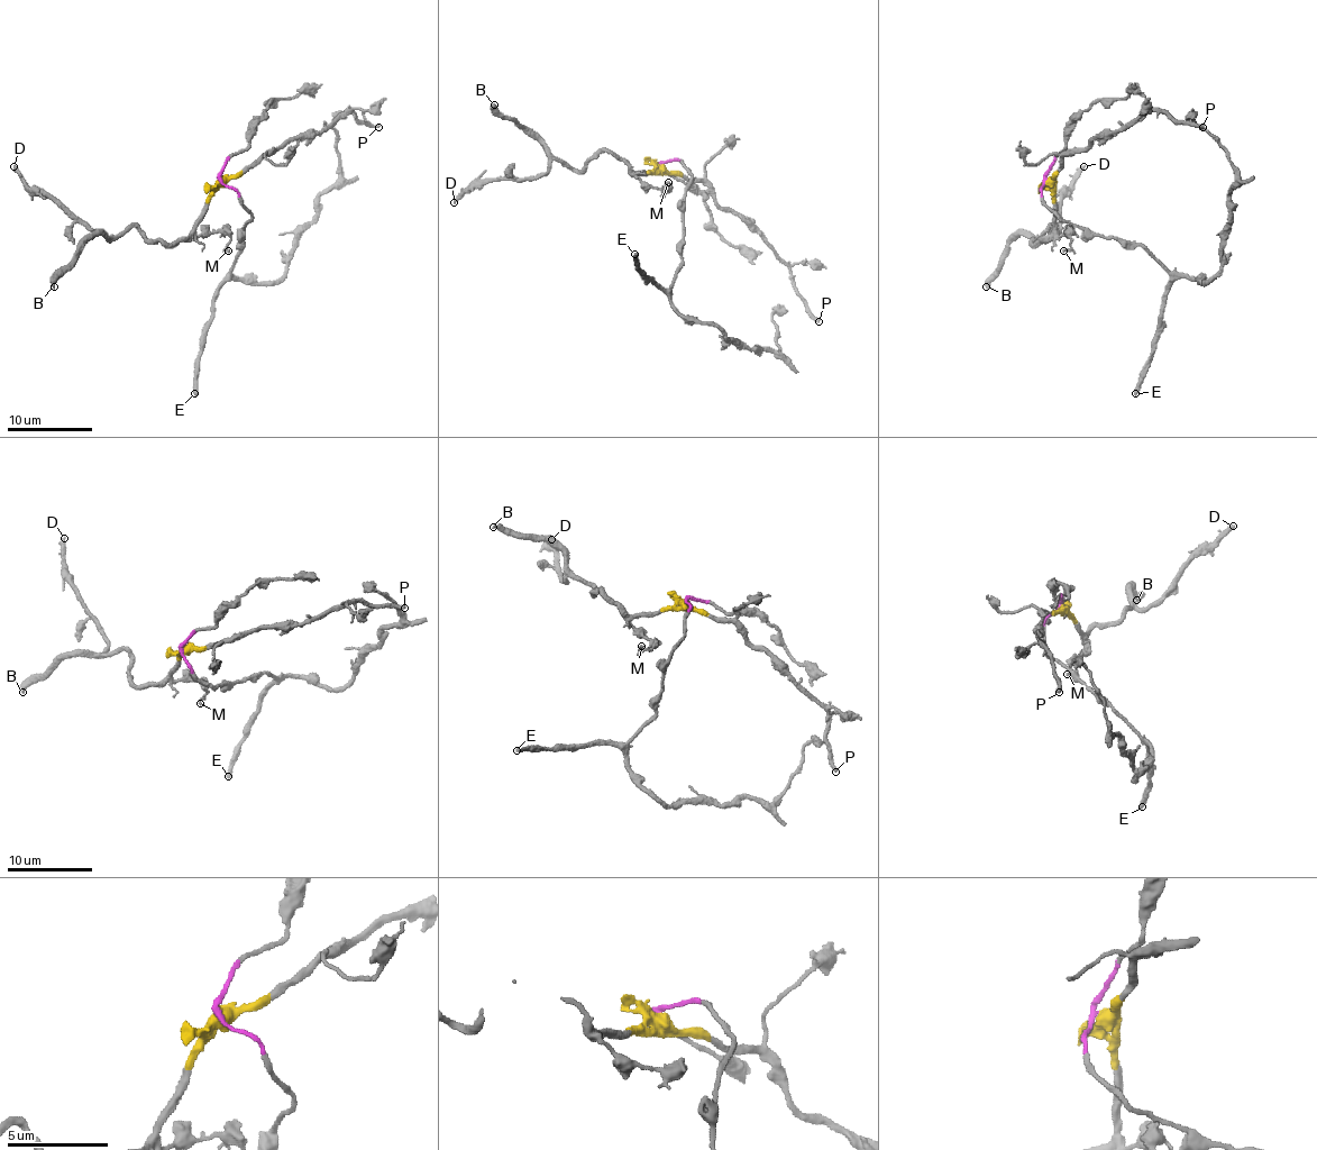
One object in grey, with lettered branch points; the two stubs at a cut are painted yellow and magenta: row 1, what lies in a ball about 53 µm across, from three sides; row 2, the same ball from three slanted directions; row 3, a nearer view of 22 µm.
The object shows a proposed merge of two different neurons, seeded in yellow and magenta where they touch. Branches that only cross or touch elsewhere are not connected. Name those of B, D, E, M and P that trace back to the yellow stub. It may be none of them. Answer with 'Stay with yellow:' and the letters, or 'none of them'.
Stay with yellow: B, D, M, P

